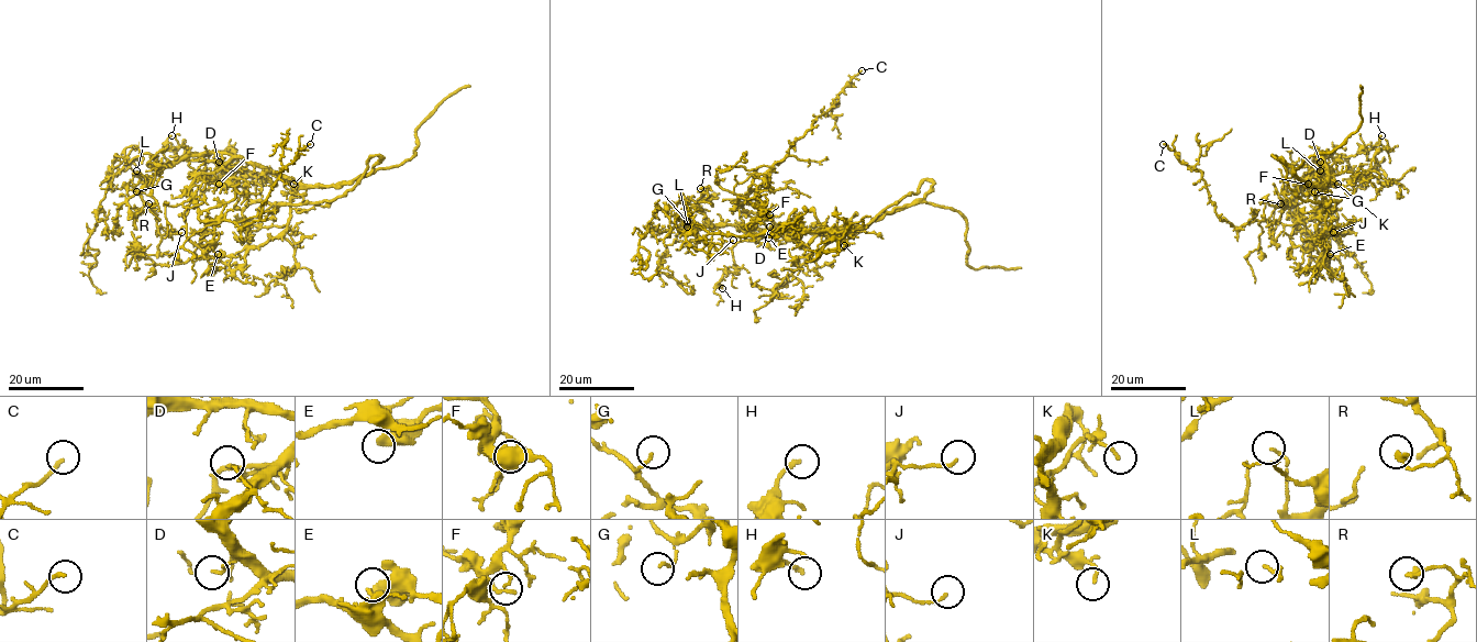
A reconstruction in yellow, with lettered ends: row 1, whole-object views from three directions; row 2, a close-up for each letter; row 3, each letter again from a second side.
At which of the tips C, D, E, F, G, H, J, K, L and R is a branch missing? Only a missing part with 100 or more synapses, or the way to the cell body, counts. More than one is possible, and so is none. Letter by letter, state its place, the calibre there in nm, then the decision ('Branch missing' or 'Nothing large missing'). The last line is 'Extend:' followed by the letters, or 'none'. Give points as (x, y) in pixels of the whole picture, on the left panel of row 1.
C: Place: (310, 144). Thickness 160 nm. Nothing large missing
D: Place: (219, 162). Thickness 130 nm. Nothing large missing
E: Place: (218, 254). Thickness 550 nm. Nothing large missing
F: Place: (219, 184). Thickness 120 nm. Nothing large missing
G: Place: (136, 191). Thickness 130 nm. Nothing large missing
H: Place: (171, 135). Thickness 150 nm. Nothing large missing
J: Place: (181, 232). Thickness 120 nm. Nothing large missing
K: Place: (293, 184). Thickness 140 nm. Nothing large missing
L: Place: (136, 170). Thickness 90 nm. Nothing large missing
R: Place: (148, 203). Thickness 190 nm. Nothing large missing
Extend: none

